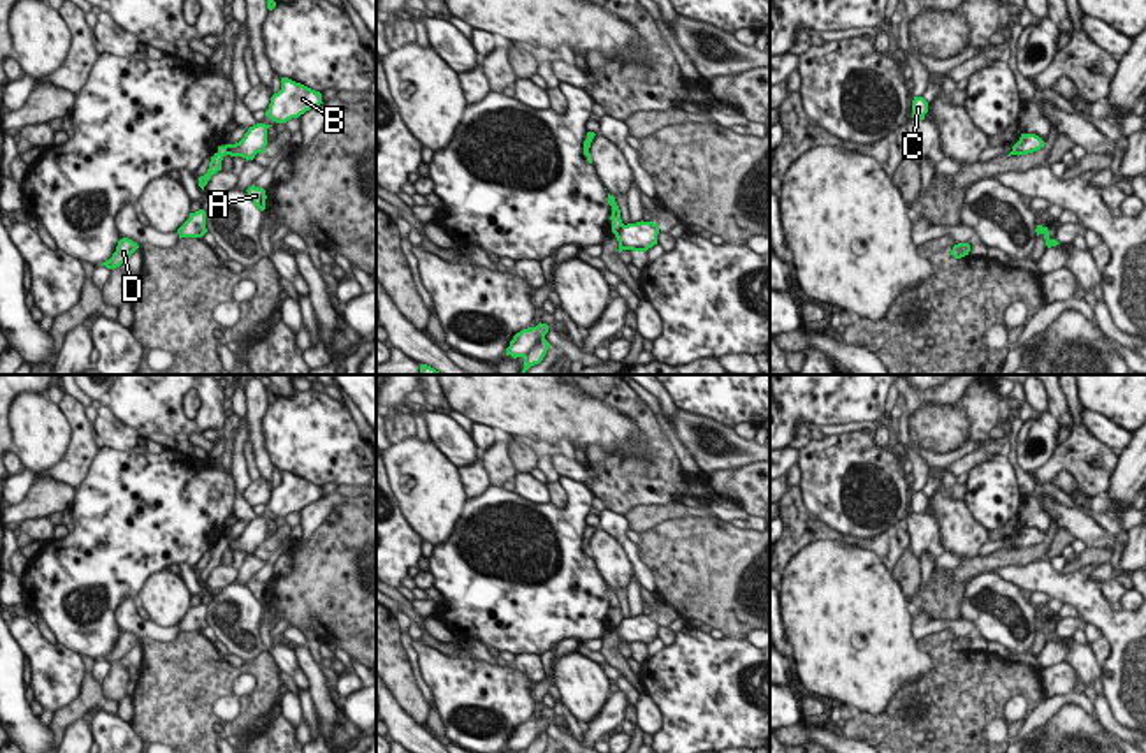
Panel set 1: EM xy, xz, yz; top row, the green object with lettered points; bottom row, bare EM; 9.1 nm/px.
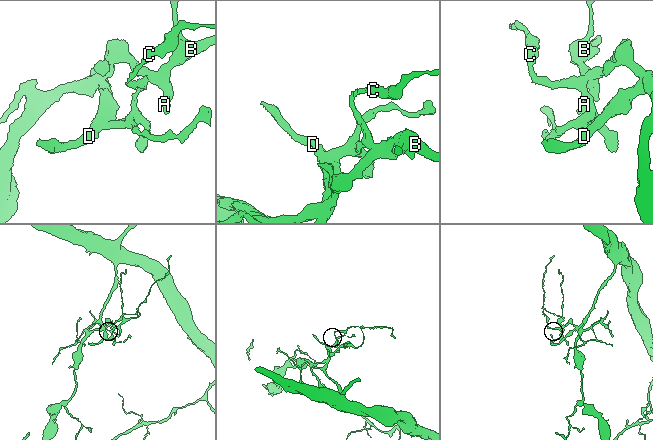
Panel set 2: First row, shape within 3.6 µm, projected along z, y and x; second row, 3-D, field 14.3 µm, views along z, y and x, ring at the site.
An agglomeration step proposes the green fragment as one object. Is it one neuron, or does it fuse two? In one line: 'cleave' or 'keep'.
cleave

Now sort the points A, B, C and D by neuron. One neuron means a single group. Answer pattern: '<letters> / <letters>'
A B / C D

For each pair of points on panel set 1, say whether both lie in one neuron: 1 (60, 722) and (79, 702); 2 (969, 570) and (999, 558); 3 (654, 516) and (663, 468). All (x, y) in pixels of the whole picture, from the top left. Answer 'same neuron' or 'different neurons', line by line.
1: same neuron
2: same neuron
3: different neurons

